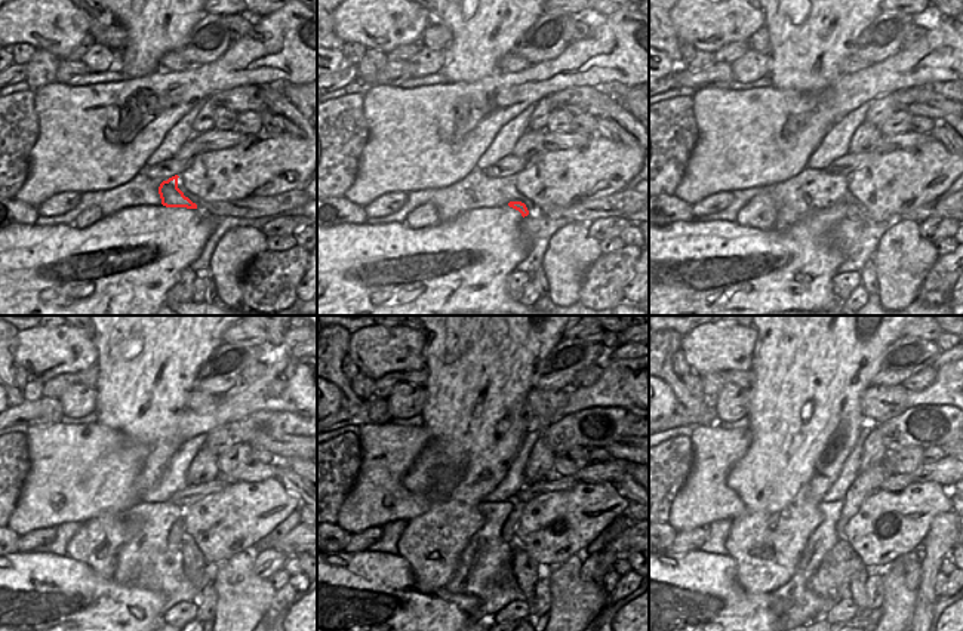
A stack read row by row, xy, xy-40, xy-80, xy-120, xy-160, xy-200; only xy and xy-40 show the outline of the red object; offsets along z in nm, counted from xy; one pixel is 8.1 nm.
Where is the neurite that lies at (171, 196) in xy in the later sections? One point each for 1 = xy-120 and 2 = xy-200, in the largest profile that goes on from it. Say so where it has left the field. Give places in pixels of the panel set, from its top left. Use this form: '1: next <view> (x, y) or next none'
1: next xy-120 (194, 563)
2: next xy-200 (858, 581)

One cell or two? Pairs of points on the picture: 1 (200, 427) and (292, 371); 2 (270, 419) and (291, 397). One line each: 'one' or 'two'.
1: one
2: two

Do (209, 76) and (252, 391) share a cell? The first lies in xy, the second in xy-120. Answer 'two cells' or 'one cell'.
one cell

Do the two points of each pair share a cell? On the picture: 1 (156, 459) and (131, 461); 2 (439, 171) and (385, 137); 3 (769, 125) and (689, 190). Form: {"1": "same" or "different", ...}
{"1": "different", "2": "same", "3": "same"}

